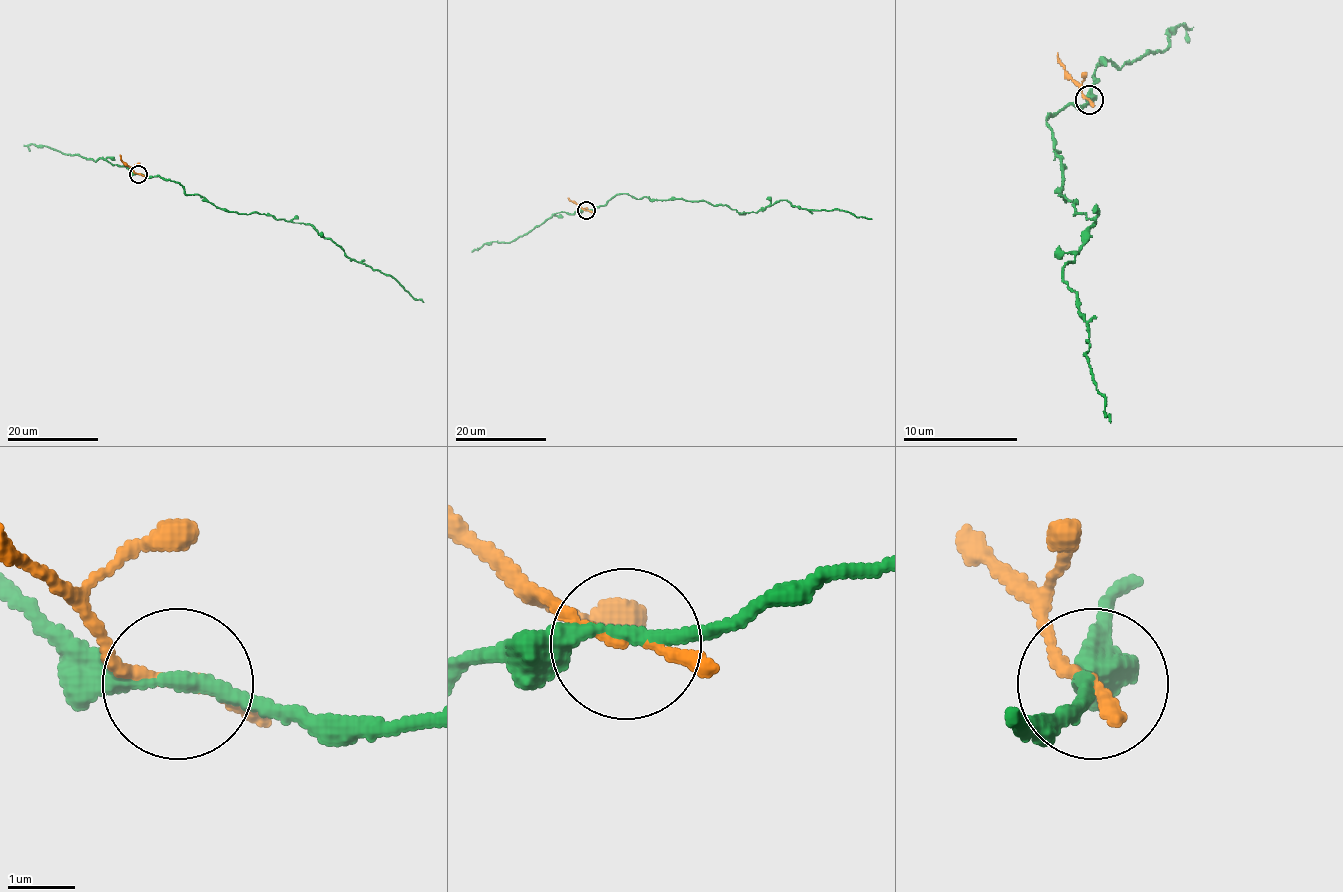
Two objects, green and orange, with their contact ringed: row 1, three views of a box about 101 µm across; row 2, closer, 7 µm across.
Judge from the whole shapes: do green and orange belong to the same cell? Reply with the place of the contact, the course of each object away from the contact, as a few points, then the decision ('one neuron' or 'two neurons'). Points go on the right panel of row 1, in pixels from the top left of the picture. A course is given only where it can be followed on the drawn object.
at (1089, 100); green runs (1090, 99), (1047, 119), (1061, 150), (1064, 202), (1095, 222), (1064, 282), (1087, 325), (1110, 422); orange runs (1090, 99), (1067, 73), (1058, 53); two neurons

